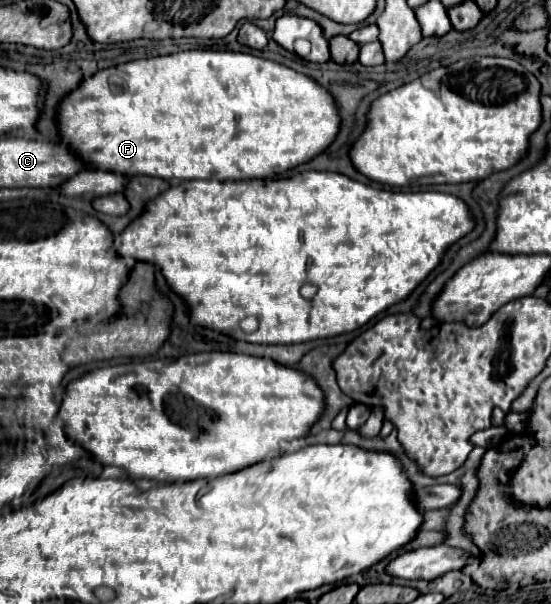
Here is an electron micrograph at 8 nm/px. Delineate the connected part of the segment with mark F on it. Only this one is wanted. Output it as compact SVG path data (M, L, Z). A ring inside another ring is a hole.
M179 51L95 73L65 97L59 105L57 121L63 141L69 143L69 147L77 147L77 151L81 151L85 159L93 159L93 163L99 161L93 169L111 169L129 177L151 175L185 181L227 181L271 177L309 163L335 141L339 133L339 107L329 89L277 61L239 51ZM219 103L221 109L225 109L221 113L233 111L233 123L227 121L229 115L221 115L221 137ZM231 125L235 127L233 135L223 133Z

